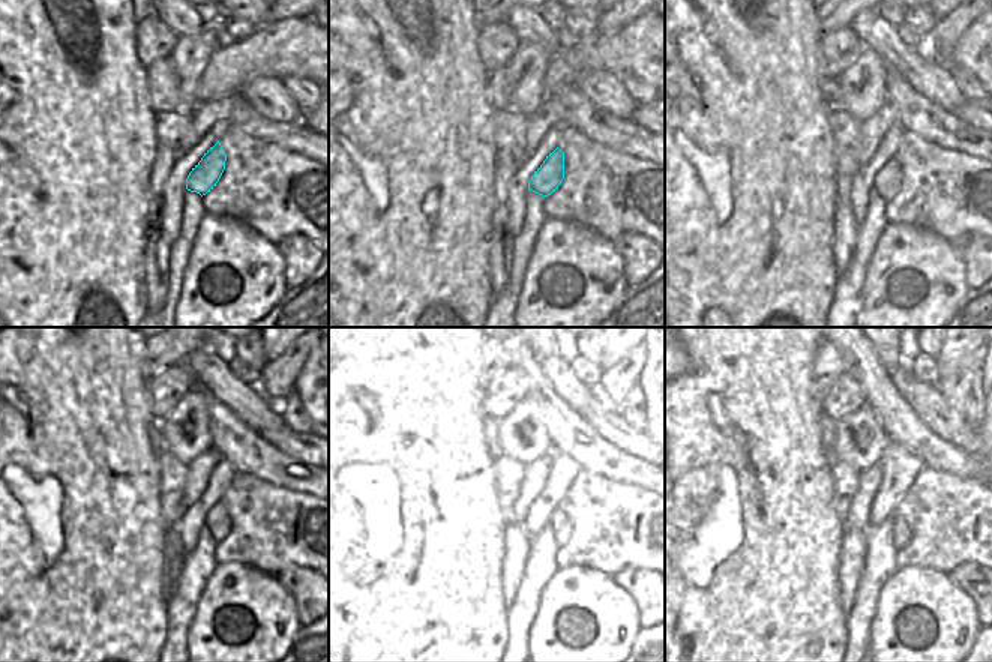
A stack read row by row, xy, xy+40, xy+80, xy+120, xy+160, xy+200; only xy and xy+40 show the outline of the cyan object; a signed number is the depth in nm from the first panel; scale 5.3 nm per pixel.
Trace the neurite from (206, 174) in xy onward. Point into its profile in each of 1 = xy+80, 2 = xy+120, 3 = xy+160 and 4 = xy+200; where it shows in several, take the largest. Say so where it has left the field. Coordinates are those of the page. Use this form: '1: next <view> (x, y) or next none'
1: next xy+80 (887, 182)
2: next xy+120 (218, 521)
3: next xy+160 (559, 520)
4: next xy+200 (898, 521)

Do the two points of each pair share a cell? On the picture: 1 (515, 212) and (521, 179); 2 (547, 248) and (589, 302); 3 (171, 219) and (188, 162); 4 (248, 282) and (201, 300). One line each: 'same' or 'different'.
1: same
2: same
3: same
4: same

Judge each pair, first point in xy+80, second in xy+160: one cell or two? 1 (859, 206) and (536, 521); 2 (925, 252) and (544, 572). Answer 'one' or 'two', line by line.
1: one
2: two

